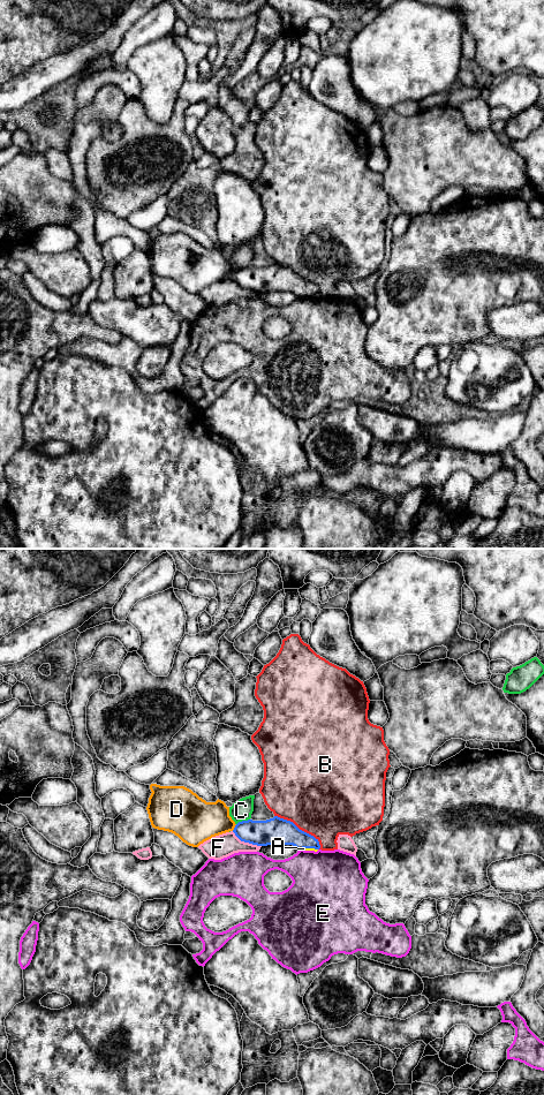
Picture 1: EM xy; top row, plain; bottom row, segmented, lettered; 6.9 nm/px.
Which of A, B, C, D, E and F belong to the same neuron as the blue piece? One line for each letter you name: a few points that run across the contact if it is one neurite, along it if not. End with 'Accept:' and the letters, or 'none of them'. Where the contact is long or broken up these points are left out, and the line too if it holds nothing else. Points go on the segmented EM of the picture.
Accept: none of them

